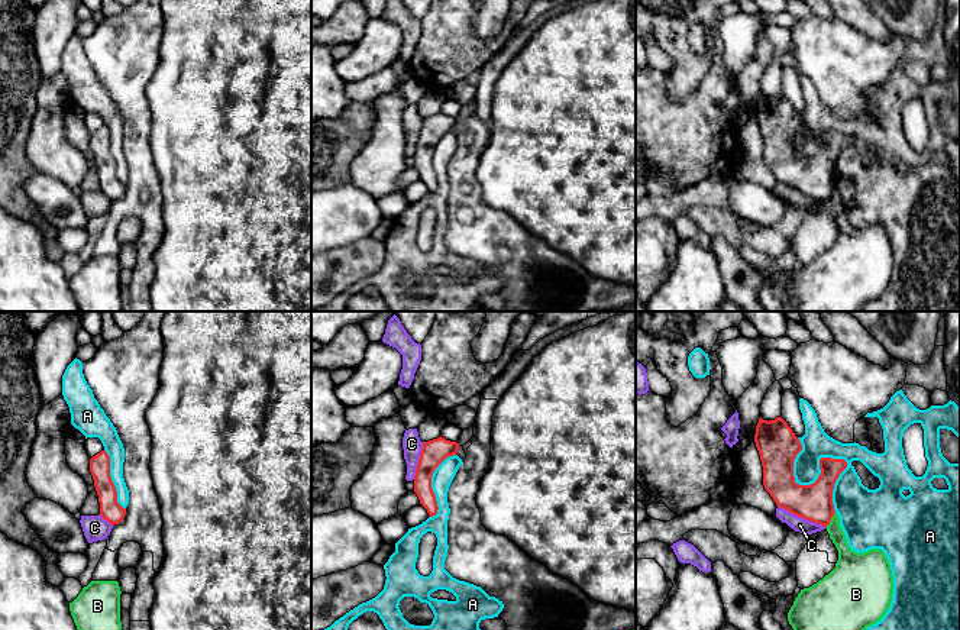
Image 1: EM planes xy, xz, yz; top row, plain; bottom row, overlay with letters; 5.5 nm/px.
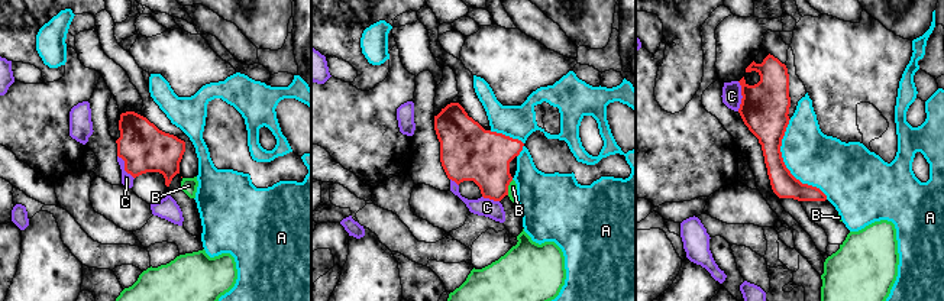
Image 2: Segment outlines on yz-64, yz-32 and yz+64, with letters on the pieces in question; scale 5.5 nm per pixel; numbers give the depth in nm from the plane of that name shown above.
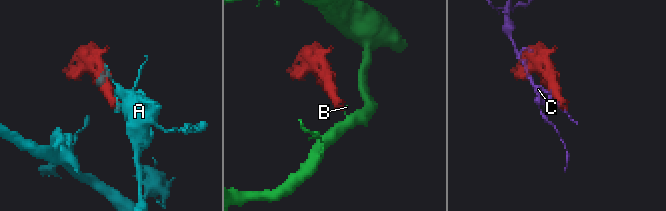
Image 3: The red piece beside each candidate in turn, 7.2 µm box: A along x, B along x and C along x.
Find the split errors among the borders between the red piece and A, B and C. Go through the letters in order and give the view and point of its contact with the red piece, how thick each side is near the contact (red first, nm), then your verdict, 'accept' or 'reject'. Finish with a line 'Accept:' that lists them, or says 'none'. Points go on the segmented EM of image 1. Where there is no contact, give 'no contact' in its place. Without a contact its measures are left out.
A: contact yz (820, 464); calibres 220 and 200 nm; reject
B: contact yz (830, 519); calibres 200 and 120 nm; reject
C: contact yz (802, 517); calibres 200 and 80 nm; reject
Accept: none

